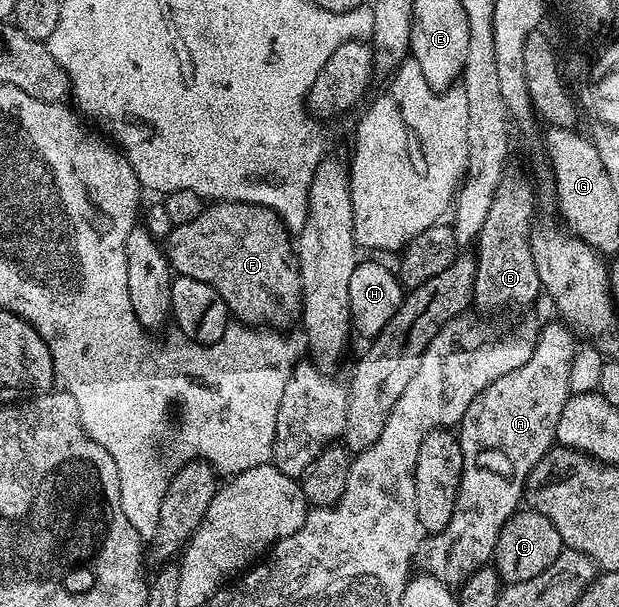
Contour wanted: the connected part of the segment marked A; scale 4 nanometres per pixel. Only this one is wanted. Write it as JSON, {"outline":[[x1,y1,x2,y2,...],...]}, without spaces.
{"outline":[[555,324,546,326,540,338,535,338,530,359,526,359,518,371,496,377,494,383,477,393,474,403,466,407,466,415,460,420,458,436,462,461,468,461,468,473,462,473,460,478,464,485,476,485,476,489,464,489,464,497,480,497,480,501,472,501,476,509,460,509,456,498,453,517,476,513,476,517,480,517,480,527,474,527,476,533,492,544,472,549,472,559,456,559,460,572,485,566,493,558,497,537,514,511,512,499,523,495,528,472,532,468,533,472,543,462,556,441,558,415,562,415,562,407,570,396,572,361,578,345,572,342,574,334,567,325]]}

